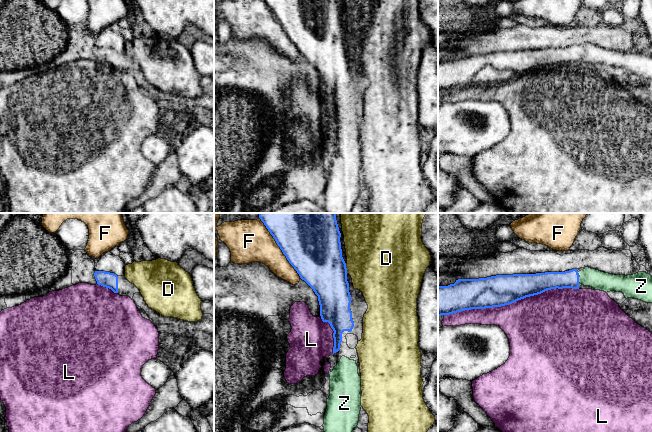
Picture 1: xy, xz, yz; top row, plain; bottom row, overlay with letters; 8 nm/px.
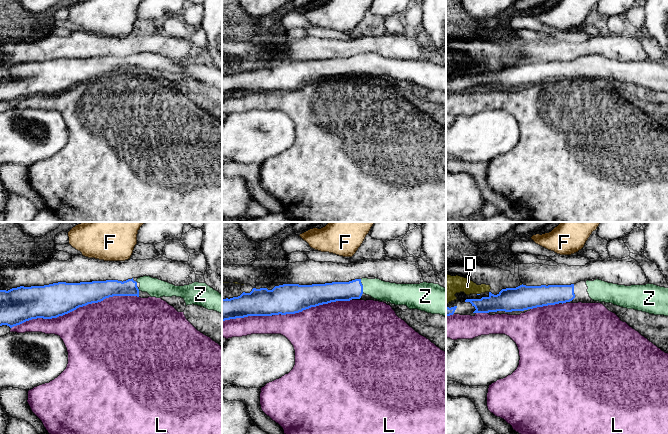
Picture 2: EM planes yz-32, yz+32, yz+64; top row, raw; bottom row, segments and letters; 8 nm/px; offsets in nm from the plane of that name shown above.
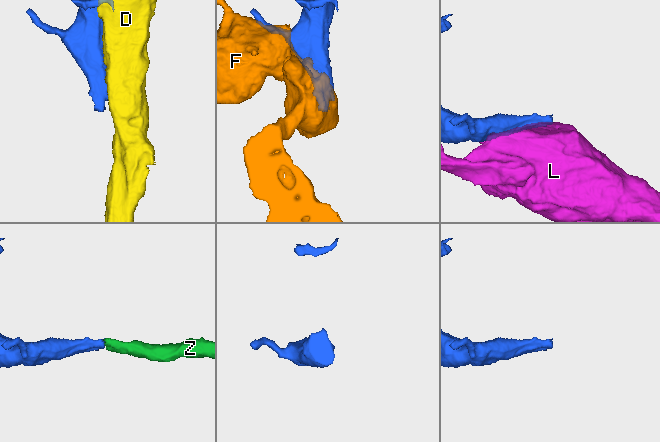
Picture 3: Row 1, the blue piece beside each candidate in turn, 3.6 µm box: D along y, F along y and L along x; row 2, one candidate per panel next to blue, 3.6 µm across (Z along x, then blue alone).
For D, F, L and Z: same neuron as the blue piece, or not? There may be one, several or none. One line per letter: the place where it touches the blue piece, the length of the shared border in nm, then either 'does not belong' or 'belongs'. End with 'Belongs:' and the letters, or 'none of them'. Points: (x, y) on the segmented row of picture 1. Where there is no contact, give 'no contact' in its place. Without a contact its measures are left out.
D: xz (346, 269) | 80 nm | does not belong
F: xz (279, 246) | 600 nm | does not belong
L: yz (511, 303) | 1100 nm | does not belong
Z: yz (578, 280) | 60 nm | belongs
Belongs: Z

